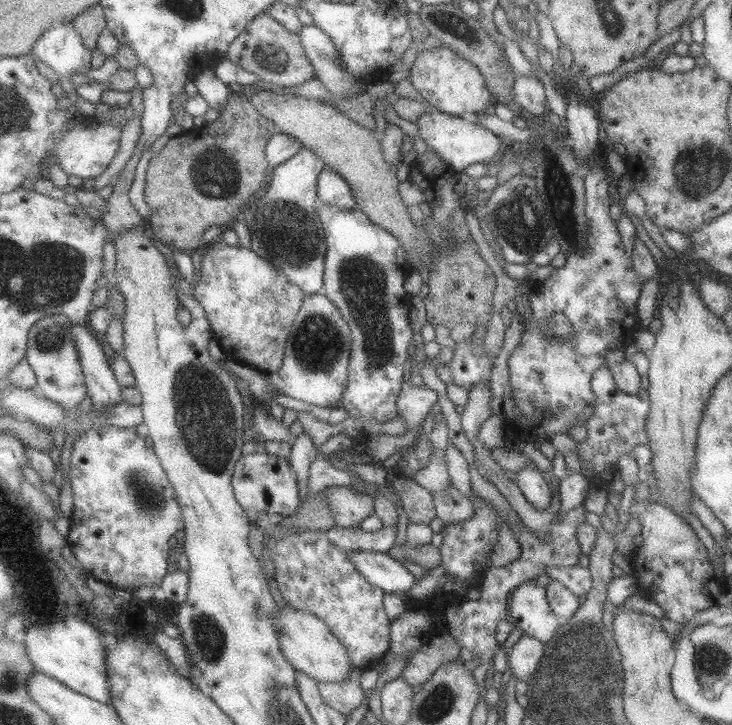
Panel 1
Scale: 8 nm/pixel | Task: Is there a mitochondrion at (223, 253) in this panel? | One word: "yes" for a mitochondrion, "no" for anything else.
no

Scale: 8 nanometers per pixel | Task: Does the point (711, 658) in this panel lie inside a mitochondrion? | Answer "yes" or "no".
yes

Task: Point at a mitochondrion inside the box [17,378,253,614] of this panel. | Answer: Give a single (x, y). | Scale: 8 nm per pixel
(148, 499)

